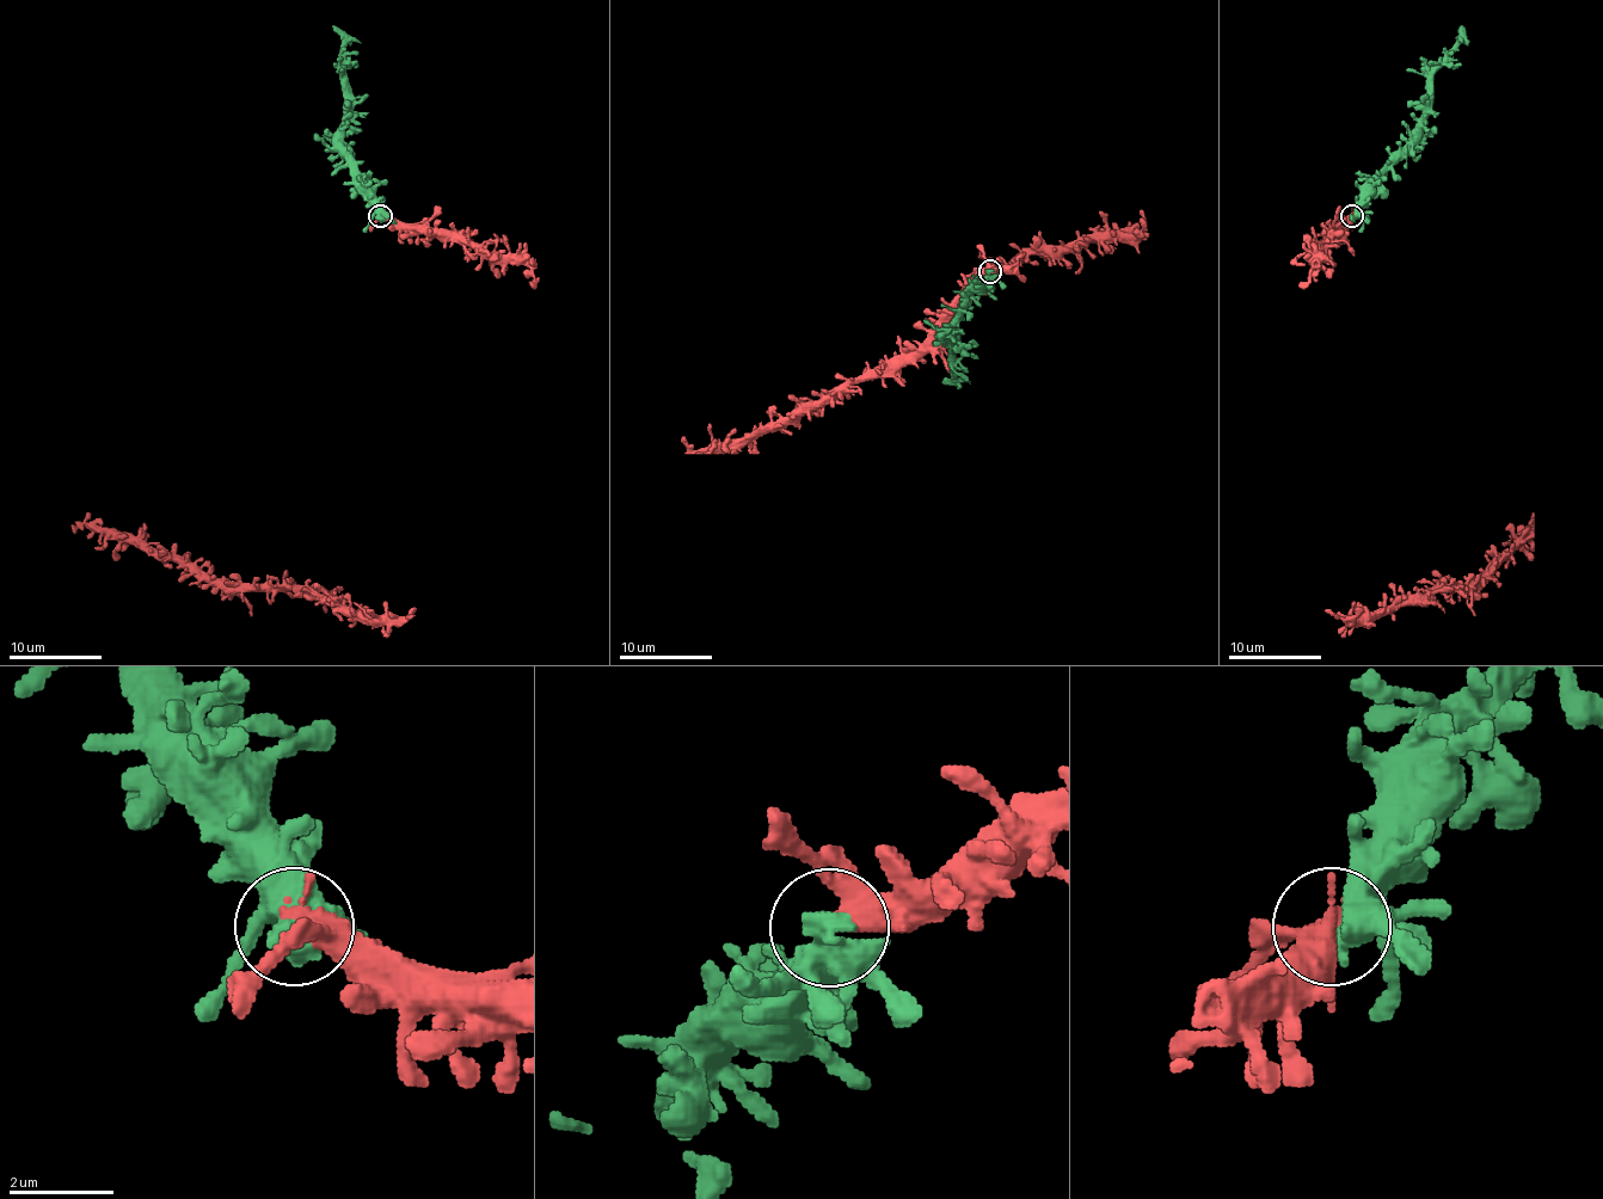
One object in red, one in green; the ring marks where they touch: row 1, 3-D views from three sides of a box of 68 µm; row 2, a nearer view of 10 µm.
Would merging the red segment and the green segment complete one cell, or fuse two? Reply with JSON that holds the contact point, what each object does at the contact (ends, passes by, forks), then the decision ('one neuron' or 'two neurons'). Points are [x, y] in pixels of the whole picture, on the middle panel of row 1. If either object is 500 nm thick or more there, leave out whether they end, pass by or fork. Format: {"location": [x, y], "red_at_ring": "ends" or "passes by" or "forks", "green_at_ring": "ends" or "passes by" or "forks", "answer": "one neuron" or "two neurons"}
{"location": [989, 271], "answer": "one neuron"}

